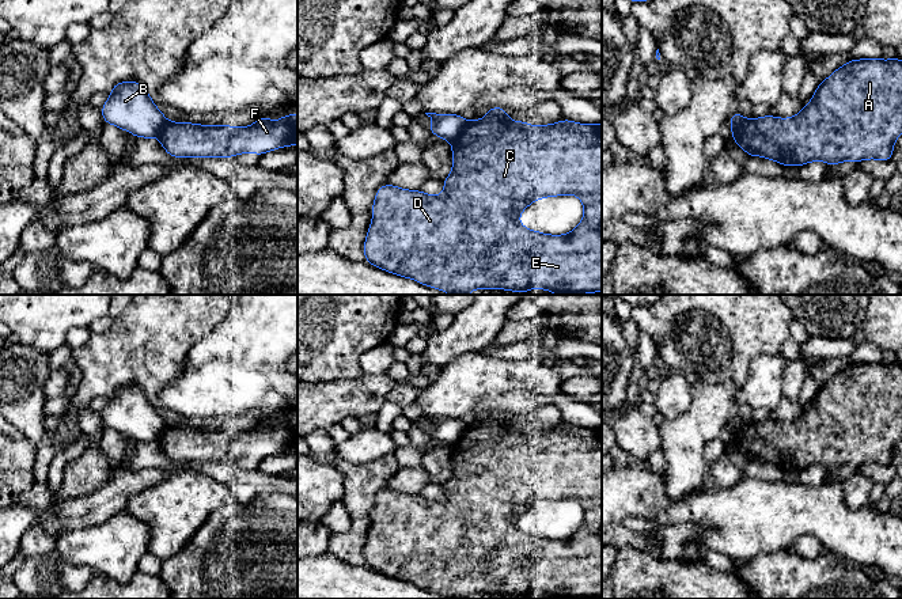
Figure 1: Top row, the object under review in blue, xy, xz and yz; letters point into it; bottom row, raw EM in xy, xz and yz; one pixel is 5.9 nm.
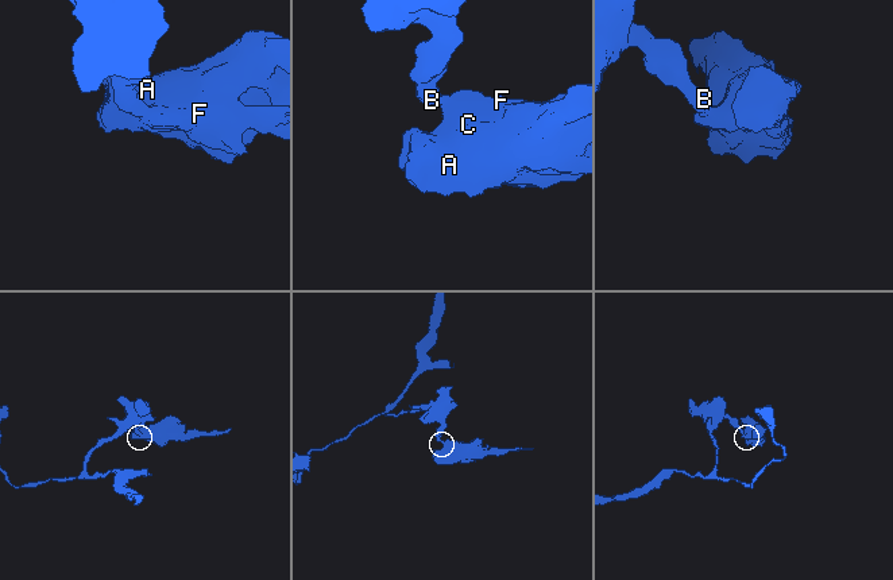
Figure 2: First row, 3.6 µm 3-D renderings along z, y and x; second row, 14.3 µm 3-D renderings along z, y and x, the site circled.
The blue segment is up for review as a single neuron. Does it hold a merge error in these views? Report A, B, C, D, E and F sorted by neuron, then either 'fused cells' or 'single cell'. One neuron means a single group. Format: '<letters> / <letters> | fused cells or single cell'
A C D E F / B | fused cells

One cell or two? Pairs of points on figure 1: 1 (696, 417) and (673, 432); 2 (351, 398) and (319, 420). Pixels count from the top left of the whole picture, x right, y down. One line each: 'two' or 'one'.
1: one
2: one

